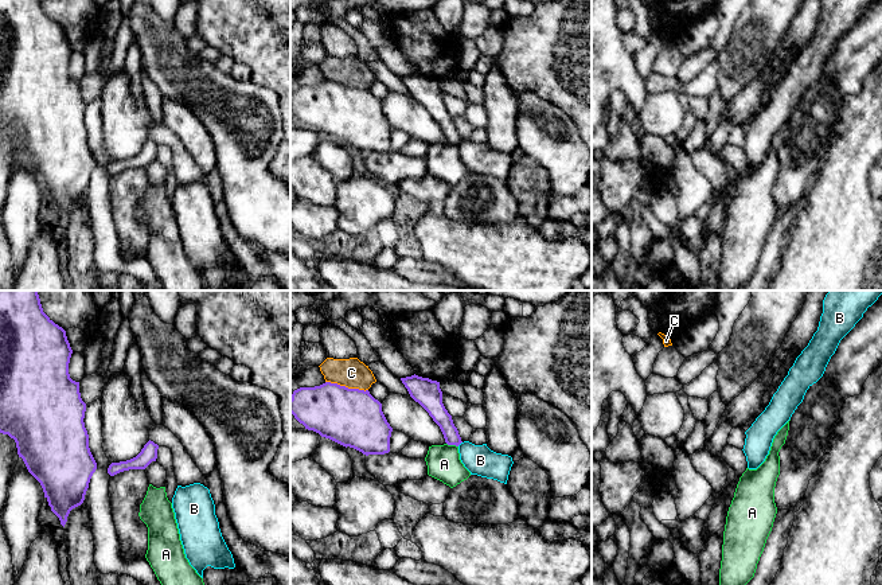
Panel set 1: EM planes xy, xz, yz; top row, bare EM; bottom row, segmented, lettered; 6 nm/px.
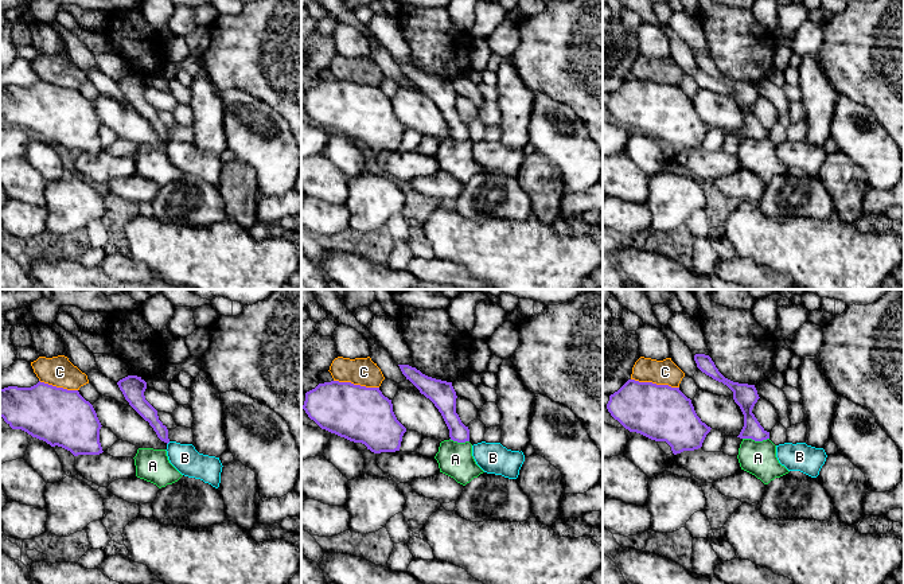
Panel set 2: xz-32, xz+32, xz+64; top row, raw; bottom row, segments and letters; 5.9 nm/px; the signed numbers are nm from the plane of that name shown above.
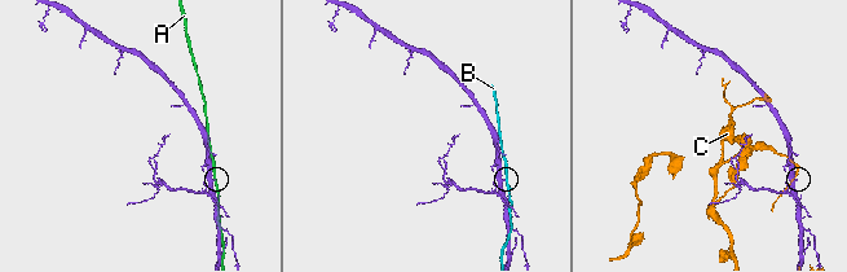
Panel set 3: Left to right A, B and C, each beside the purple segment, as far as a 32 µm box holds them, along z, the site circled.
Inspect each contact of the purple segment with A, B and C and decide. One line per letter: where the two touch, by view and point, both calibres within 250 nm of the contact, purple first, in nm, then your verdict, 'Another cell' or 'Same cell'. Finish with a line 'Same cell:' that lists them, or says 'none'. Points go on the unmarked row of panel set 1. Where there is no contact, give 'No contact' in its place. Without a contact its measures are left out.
A: Touches purple at xz (452, 143). Thickness 110 nm (purple) against 200 nm. Another cell
B: Touches purple at xz (459, 143). Thickness 110 nm (purple) against 180 nm. Another cell
C: Touches purple at xz (347, 86). Thickness 340 nm (purple) against 180 nm. Another cell
Same cell: none

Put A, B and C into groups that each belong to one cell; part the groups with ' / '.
A / B / C

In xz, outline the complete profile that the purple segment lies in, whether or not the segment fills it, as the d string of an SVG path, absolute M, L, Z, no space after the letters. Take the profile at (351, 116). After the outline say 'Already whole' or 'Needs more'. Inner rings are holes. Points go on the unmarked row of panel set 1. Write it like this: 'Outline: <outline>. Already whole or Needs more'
Outline: M331 81L300 86L292 93L290 112L305 128L366 155L390 151L393 126L368 89Z. Already whole

